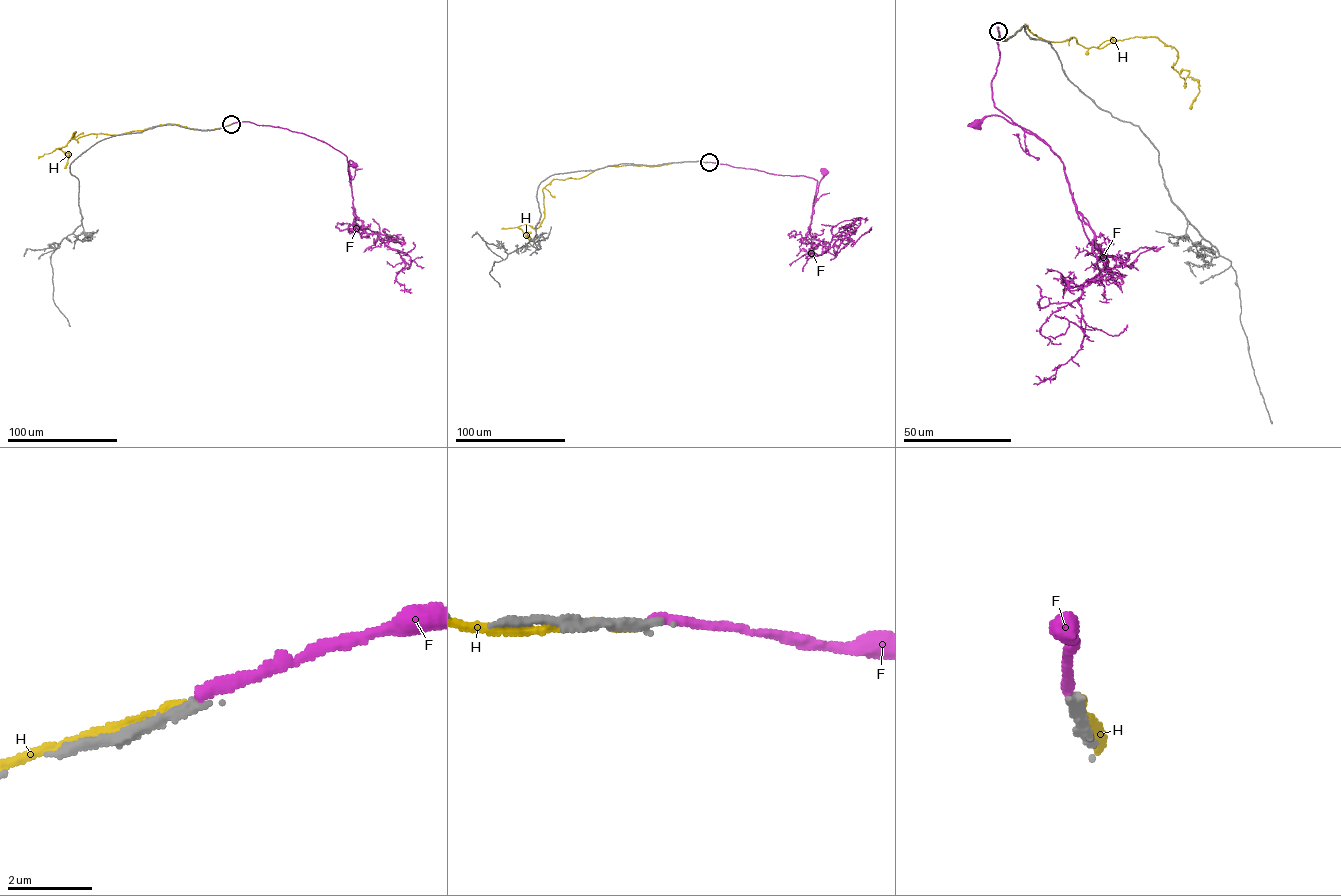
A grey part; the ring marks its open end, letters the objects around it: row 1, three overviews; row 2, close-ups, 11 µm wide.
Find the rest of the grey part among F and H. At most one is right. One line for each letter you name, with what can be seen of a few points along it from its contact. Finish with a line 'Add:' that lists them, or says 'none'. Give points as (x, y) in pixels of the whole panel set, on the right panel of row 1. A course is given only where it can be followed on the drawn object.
Add: none

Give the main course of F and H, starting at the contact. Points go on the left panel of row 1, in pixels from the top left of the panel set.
F: (231, 124), (248, 121), (302, 133), (346, 156), (348, 169), (349, 160), (355, 164)
H: (229, 125), (203, 130), (167, 123), (71, 139), (76, 131), (65, 146), (53, 150), (68, 152), (64, 168)

